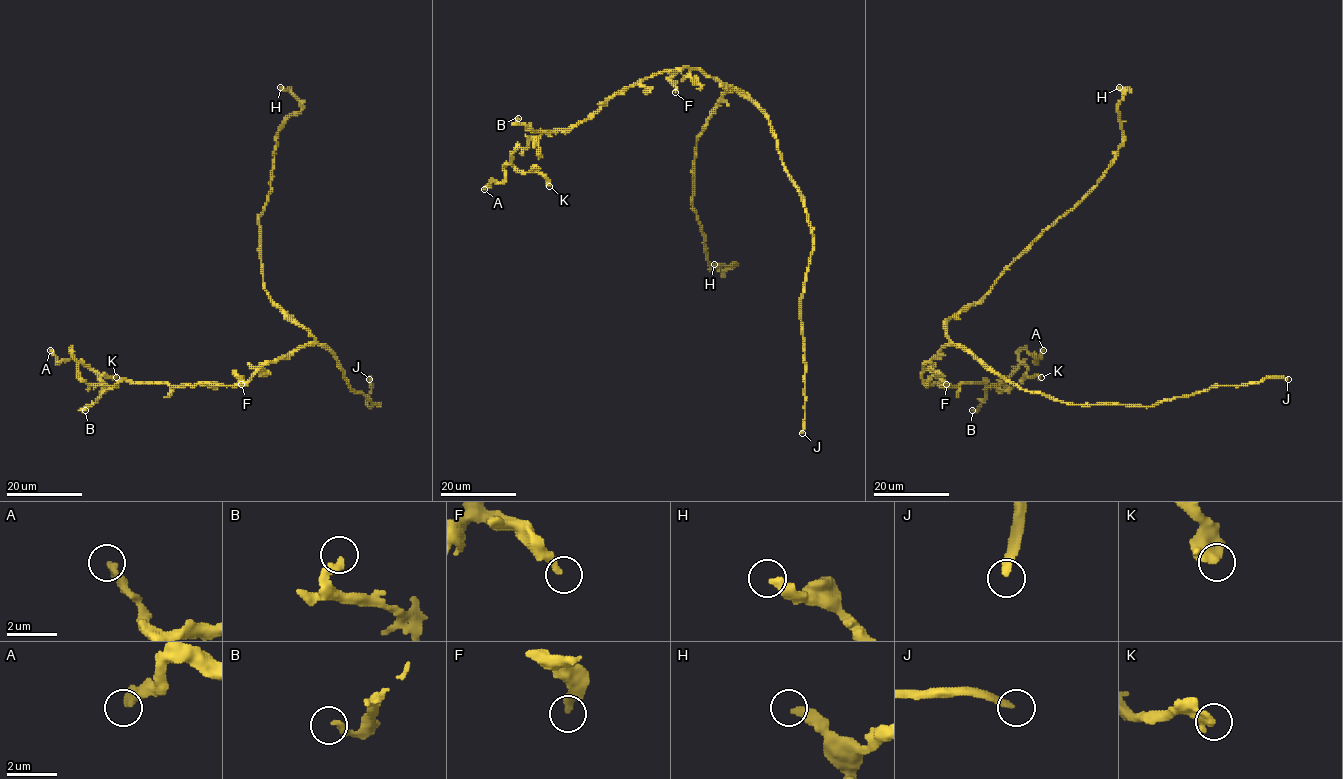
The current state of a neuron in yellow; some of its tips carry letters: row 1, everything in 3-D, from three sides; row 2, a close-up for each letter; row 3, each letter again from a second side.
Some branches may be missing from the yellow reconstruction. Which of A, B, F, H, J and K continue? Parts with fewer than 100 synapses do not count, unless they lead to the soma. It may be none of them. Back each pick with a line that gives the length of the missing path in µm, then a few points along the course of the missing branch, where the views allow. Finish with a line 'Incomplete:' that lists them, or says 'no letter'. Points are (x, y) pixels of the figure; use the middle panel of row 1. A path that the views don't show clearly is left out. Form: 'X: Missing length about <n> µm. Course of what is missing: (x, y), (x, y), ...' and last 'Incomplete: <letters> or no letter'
J: Missing length about 140 µm
Incomplete: J

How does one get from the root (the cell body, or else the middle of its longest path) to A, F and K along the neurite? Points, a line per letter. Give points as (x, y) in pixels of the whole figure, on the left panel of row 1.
A: (317, 342), (233, 385), (87, 384), (71, 349), (62, 360), (50, 350)
F: (317, 342), (306, 343), (279, 359), (264, 363), (246, 381), (238, 375), (241, 384)
K: (317, 342), (264, 363), (246, 381), (233, 385), (87, 384), (79, 376), (79, 364), (116, 377)

